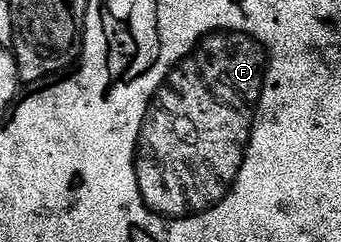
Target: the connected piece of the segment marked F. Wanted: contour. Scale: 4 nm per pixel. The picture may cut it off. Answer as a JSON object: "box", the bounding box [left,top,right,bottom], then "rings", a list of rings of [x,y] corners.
{"box":[131,27,271,223],"rings":[[[239,27],[203,31],[171,67],[163,67],[155,91],[147,95],[147,107],[143,107],[143,119],[139,119],[139,131],[135,131],[135,147],[131,147],[135,191],[139,191],[139,203],[143,203],[143,211],[151,219],[159,219],[159,223],[191,223],[191,219],[203,219],[203,215],[219,211],[235,195],[235,187],[243,179],[243,167],[247,167],[245,159],[251,159],[251,147],[255,147],[267,79],[271,79],[271,47],[259,35],[239,31]]]}

